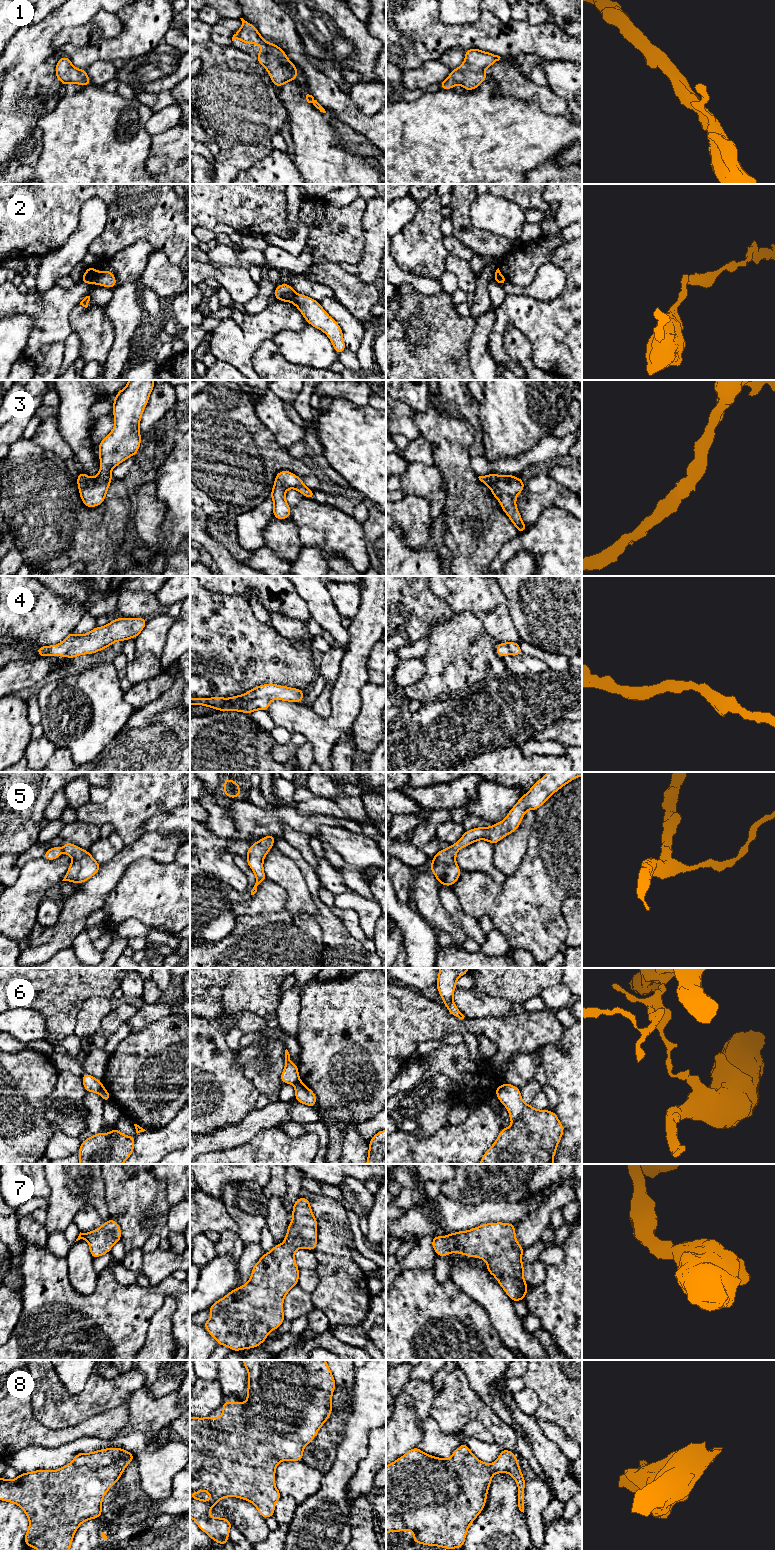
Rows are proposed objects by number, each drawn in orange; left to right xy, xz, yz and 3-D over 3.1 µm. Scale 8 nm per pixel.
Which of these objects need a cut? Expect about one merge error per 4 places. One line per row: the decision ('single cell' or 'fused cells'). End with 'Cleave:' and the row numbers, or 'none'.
1: single cell
2: fused cells
3: single cell
4: single cell
5: single cell
6: fused cells
7: single cell
8: single cell
Cleave: 2, 6

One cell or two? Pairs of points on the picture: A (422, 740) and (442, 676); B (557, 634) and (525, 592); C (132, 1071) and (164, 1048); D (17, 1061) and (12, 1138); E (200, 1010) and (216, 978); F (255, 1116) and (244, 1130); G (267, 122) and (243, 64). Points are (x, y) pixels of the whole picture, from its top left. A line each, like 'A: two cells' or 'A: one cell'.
A: two cells
B: one cell
C: one cell
D: one cell
E: one cell
F: one cell
G: one cell

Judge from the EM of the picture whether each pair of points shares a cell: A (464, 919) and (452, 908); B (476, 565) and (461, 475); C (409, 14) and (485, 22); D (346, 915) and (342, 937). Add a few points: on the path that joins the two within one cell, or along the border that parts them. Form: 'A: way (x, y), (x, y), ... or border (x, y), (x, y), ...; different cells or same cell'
A: way (461, 916), (455, 910); same cell
B: way (472, 543), (471, 530), (465, 514), (465, 497); same cell
C: way (428, 33), (466, 34); same cell
D: border (329, 908), (341, 920), (347, 930), (361, 941); different cells

